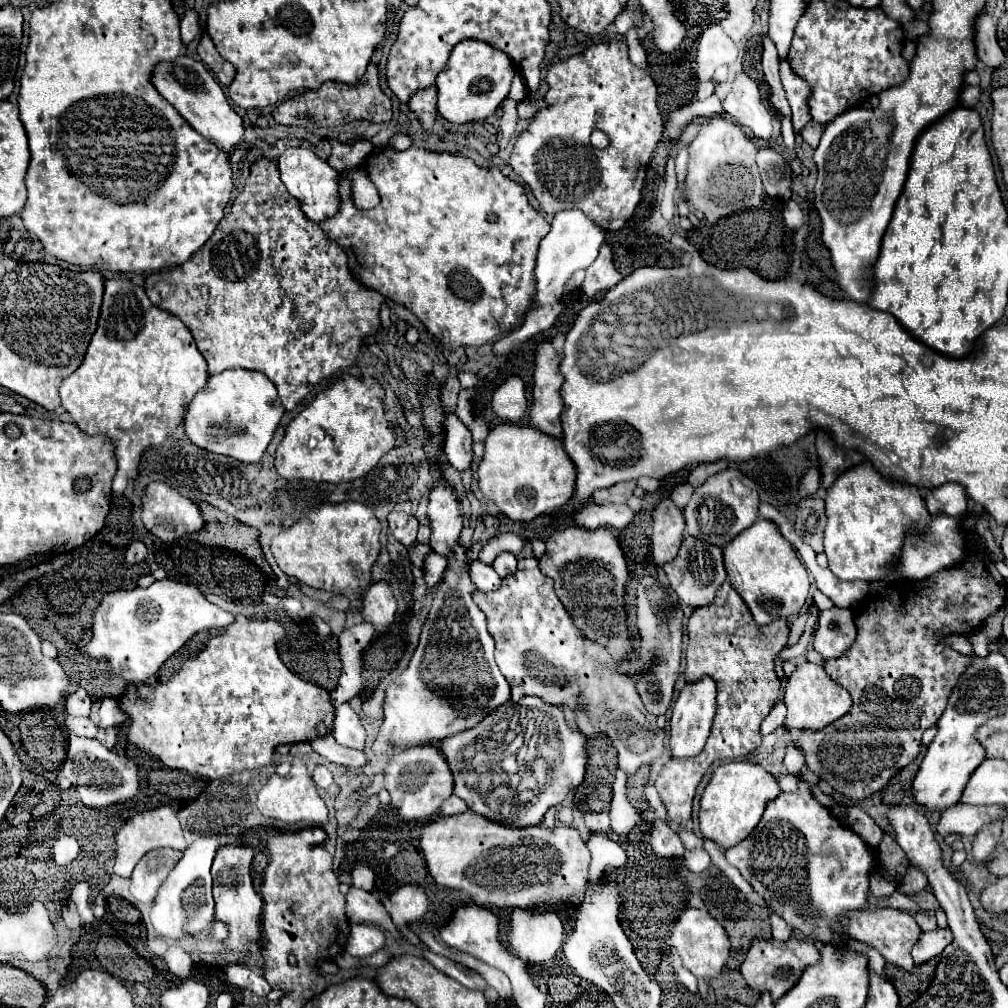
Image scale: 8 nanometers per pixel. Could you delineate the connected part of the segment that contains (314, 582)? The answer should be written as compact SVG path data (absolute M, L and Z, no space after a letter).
M346 501L346 503L326 503L322 504L319 509L313 510L306 514L306 517L292 527L284 529L272 539L272 555L278 563L278 567L298 579L300 583L314 587L314 589L324 589L324 591L334 591L334 593L344 593L350 599L350 607L354 613L362 611L362 601L358 599L358 589L368 585L370 581L370 569L380 553L380 523L374 517L374 513L358 503L358 501Z

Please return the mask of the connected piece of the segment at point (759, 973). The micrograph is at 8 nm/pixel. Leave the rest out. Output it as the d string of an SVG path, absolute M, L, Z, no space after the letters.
M790 937L788 941L762 941L762 939L754 939L750 951L746 953L746 959L742 963L742 975L746 979L746 983L758 991L770 991L772 999L778 1001L782 995L786 995L796 983L798 977L804 973L804 969L808 965L816 965L820 953L816 943L808 941L808 939L800 939L800 937Z

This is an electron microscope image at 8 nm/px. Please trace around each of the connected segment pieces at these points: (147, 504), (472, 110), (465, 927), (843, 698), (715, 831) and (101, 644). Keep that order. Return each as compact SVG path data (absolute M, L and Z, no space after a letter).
M150 483L142 495L142 521L144 527L156 535L162 543L172 543L174 539L180 539L188 533L196 533L204 527L204 517L200 513L200 507L192 501L188 501L188 497L182 497L176 489L172 489L166 483Z
M460 41L452 49L446 67L438 73L436 79L440 115L450 123L482 121L490 117L496 107L506 99L514 75L516 67L504 51L492 49L492 45L482 41Z
M466 905L466 907L458 907L452 921L440 929L440 937L444 943L448 943L450 947L458 949L458 951L464 951L492 967L498 967L500 971L504 971L512 985L514 985L514 991L522 991L522 989L528 989L528 973L526 973L526 965L514 957L510 951L506 951L500 943L498 943L498 919L496 915L486 909L486 907L478 907L478 905Z
M804 661L796 667L796 671L788 677L788 685L786 685L786 693L784 693L784 703L788 707L788 715L786 715L786 725L790 729L820 729L836 719L840 719L842 715L846 715L852 707L852 699L850 693L840 685L834 683L826 669L822 665Z
M732 761L732 763L720 765L714 771L700 799L698 821L700 821L702 837L714 841L724 851L730 849L732 845L738 845L758 825L764 813L766 801L774 799L778 793L780 793L780 787L776 785L774 777L760 765L754 765L748 761Z
M162 579L154 581L148 589L134 587L132 591L114 591L108 593L102 603L96 609L94 625L92 625L92 641L86 645L86 653L94 659L108 659L110 667L114 659L114 671L126 681L126 683L144 683L148 677L152 677L162 663L172 657L192 635L206 631L206 629L222 629L234 623L234 615L212 605L196 585L174 581L174 579Z

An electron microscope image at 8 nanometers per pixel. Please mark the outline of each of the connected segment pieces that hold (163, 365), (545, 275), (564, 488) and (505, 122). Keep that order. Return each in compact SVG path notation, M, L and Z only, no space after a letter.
M126 279L104 281L104 299L100 319L82 365L62 381L60 399L62 407L70 413L74 423L88 435L102 433L116 445L118 473L112 483L112 495L122 497L130 479L138 475L140 455L150 447L160 447L166 437L184 423L184 413L192 397L204 389L208 379L206 361L196 349L196 343L186 325L150 303L144 289Z
M580 209L558 211L552 219L550 233L540 241L540 251L536 261L538 291L532 307L556 303L564 293L564 283L568 281L568 277L574 271L592 265L592 261L598 257L598 249L602 243L604 243L604 229L600 229L594 221L590 221Z
M500 423L496 425L486 441L484 441L484 457L478 465L478 487L482 495L498 505L498 509L512 521L532 521L534 517L560 509L566 505L574 493L574 483L576 483L576 467L568 453L564 453L562 441L548 437L534 427L522 427L514 423Z
M506 99L506 101L502 103L502 107L504 107L504 115L502 115L502 121L500 121L500 129L502 129L502 139L499 141L500 150L507 146L510 135L514 133L516 121L518 121L518 115L516 115L516 101Z

